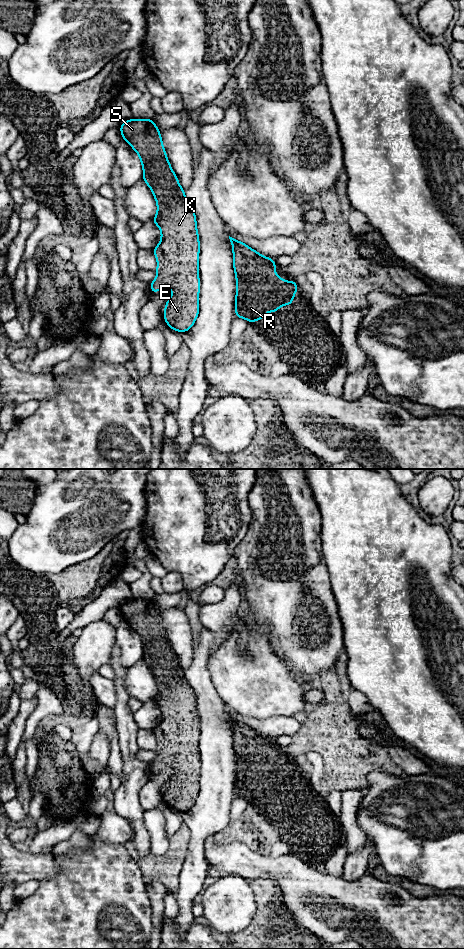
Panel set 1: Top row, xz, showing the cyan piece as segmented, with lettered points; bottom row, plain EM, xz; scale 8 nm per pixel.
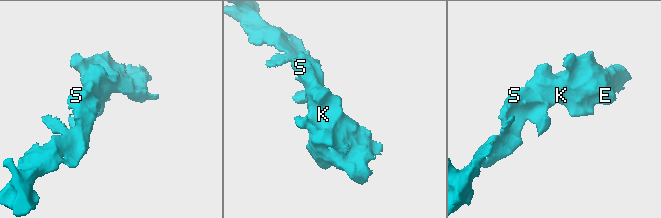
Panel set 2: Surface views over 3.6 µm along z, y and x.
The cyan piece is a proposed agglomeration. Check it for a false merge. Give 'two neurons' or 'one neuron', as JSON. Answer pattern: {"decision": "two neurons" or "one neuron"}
{"decision": "one neuron"}

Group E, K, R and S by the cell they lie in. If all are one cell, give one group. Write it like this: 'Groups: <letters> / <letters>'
Groups: E K R S

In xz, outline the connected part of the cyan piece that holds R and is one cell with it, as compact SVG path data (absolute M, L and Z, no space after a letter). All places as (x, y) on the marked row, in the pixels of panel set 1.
M229 236L233 251L233 268L236 277L235 316L250 323L263 319L268 312L277 312L283 305L292 305L298 291L294 279L287 282L276 275L274 259L265 257L241 241Z

